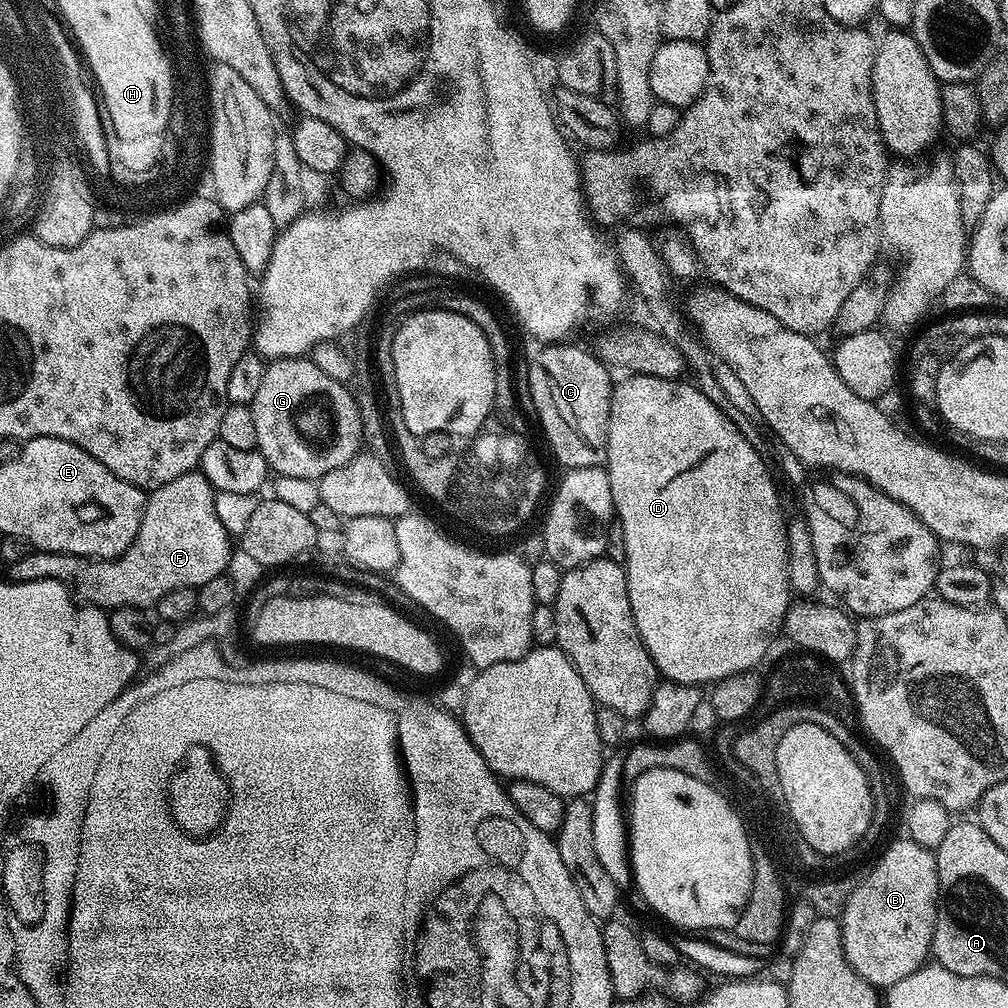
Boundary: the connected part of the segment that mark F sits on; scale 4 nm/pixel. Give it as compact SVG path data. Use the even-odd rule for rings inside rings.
M193 470L182 474L182 478L174 478L174 482L166 482L166 486L158 486L147 493L138 534L121 556L115 556L113 560L93 560L86 556L71 556L61 552L29 550L22 558L18 558L18 562L7 565L7 579L12 582L56 580L75 593L85 605L103 610L151 609L170 590L199 589L212 578L218 578L229 571L227 568L232 560L234 540L228 535L226 526L222 526L222 518L218 518L216 494L216 489L203 472Z

